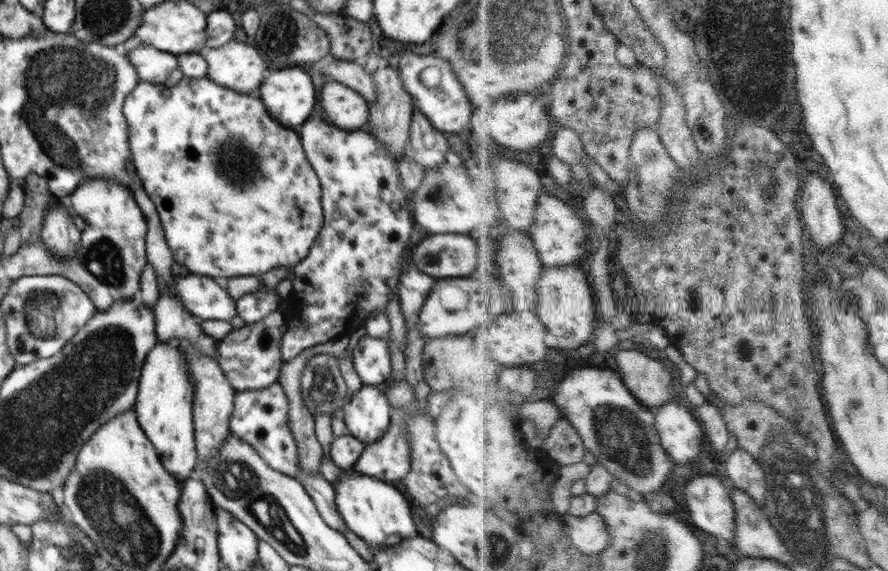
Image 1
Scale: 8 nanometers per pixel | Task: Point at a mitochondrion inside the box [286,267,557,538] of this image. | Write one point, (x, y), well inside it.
(323, 385)

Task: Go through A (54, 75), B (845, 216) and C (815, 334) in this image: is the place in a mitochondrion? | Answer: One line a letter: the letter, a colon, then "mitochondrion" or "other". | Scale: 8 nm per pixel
A: mitochondrion
B: other
C: other

